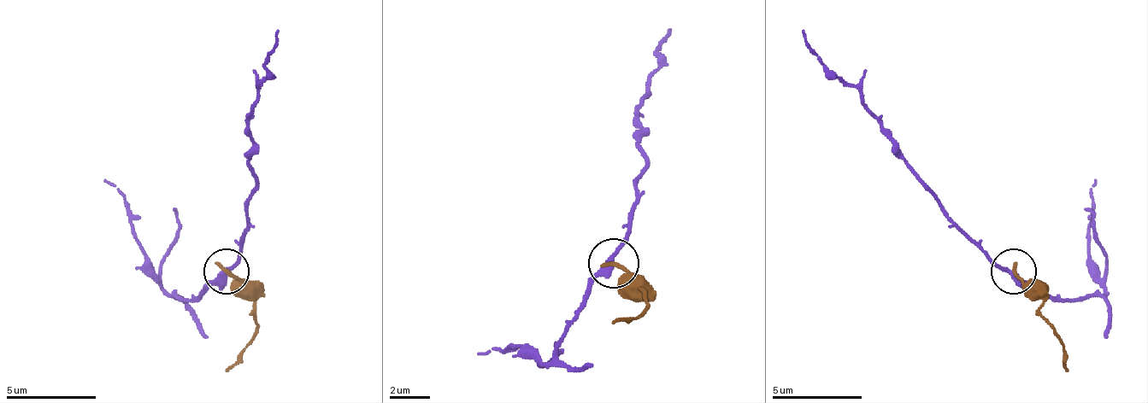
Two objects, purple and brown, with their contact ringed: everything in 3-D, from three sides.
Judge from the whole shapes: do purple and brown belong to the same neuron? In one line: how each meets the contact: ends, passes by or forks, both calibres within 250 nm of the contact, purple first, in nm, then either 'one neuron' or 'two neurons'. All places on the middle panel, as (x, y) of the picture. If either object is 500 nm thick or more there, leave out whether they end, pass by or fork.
purple forks there; brown ends there; 260 nm thick on the purple side, 240 nm on the other; two neurons

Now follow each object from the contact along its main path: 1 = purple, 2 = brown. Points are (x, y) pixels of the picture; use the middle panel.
1: (612, 265), (637, 204), (647, 159), (637, 143), (637, 108), (672, 28)
2: (612, 265), (642, 289), (647, 305), (612, 324)

